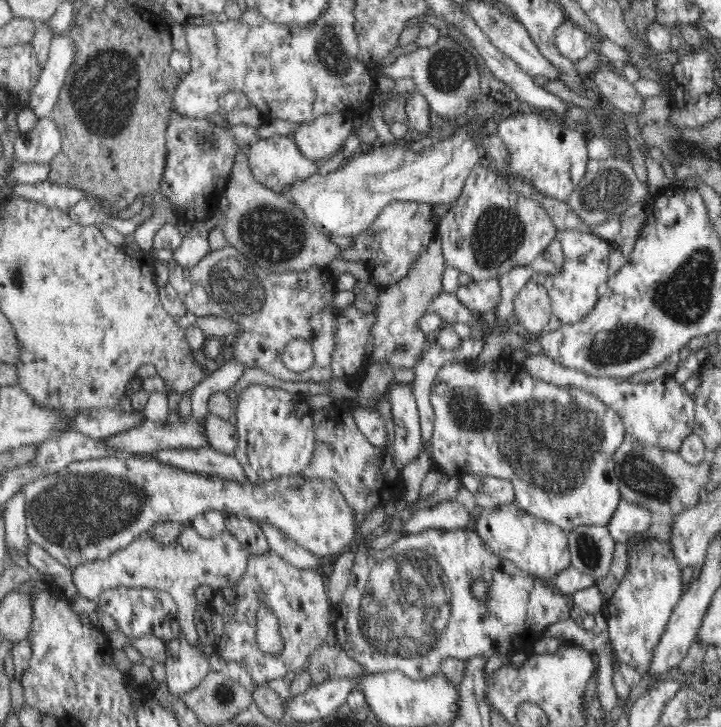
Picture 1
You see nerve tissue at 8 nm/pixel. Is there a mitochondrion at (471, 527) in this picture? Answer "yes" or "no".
no

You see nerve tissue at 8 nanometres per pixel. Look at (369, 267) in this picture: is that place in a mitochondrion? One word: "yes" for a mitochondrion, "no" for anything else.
no

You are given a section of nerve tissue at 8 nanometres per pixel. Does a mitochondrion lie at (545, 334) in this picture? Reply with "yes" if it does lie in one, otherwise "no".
no

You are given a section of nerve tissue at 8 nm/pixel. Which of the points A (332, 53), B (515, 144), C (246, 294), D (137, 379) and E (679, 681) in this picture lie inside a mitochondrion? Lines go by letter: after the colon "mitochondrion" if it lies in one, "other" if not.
A: mitochondrion
B: mitochondrion
C: mitochondrion
D: other
E: other

